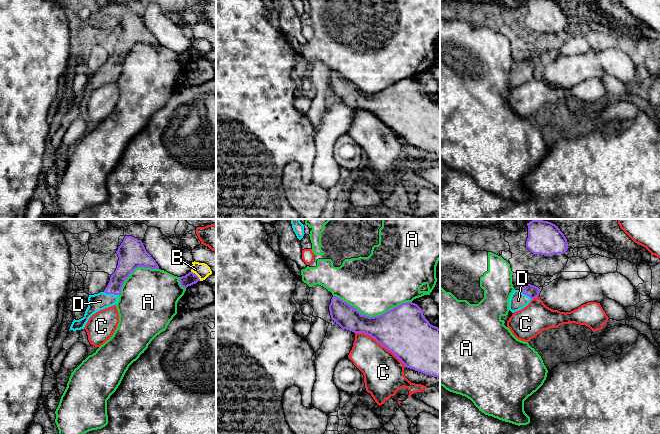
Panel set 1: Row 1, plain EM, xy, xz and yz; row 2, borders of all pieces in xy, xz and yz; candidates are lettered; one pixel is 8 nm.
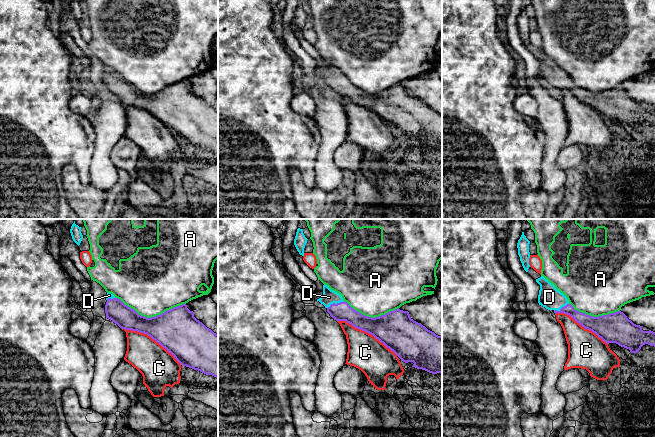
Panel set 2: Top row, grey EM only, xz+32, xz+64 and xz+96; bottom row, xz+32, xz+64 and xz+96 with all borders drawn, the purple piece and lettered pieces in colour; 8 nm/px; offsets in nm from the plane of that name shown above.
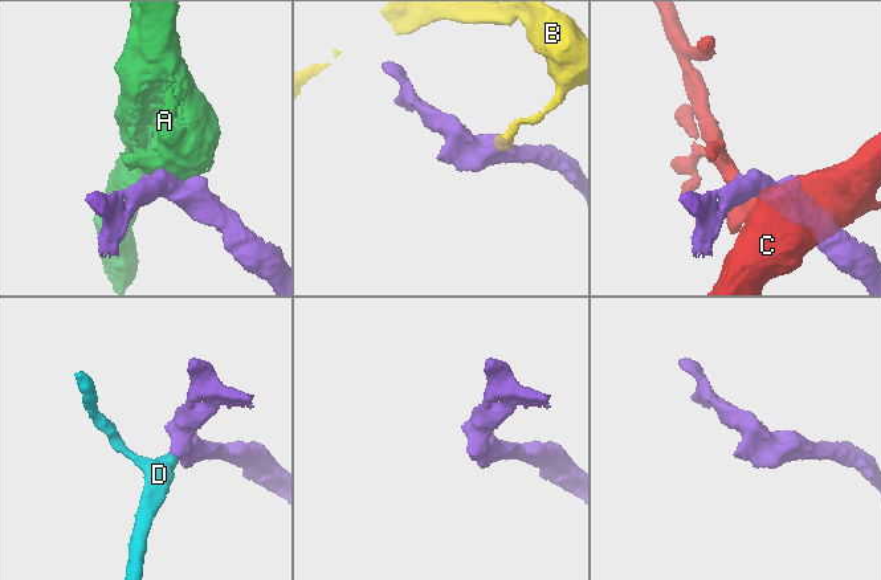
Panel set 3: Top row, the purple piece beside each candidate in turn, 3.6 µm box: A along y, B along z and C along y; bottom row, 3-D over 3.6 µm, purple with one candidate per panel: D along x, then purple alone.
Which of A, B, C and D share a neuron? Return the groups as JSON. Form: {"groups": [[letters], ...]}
{"groups": [["A"], ["B"], ["C"], ["D"]]}

